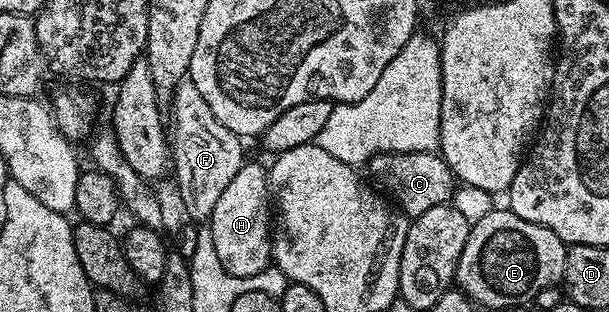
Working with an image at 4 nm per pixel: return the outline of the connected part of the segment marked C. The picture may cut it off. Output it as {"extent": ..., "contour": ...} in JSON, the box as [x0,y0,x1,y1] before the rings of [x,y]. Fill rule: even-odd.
{"extent":[367,150,455,220],"contour":[[[428,150],[427,152],[376,154],[367,163],[368,170],[370,174],[368,177],[392,199],[396,209],[410,220],[423,216],[423,212],[429,211],[431,208],[448,206],[453,201],[455,175],[440,153]]]}

